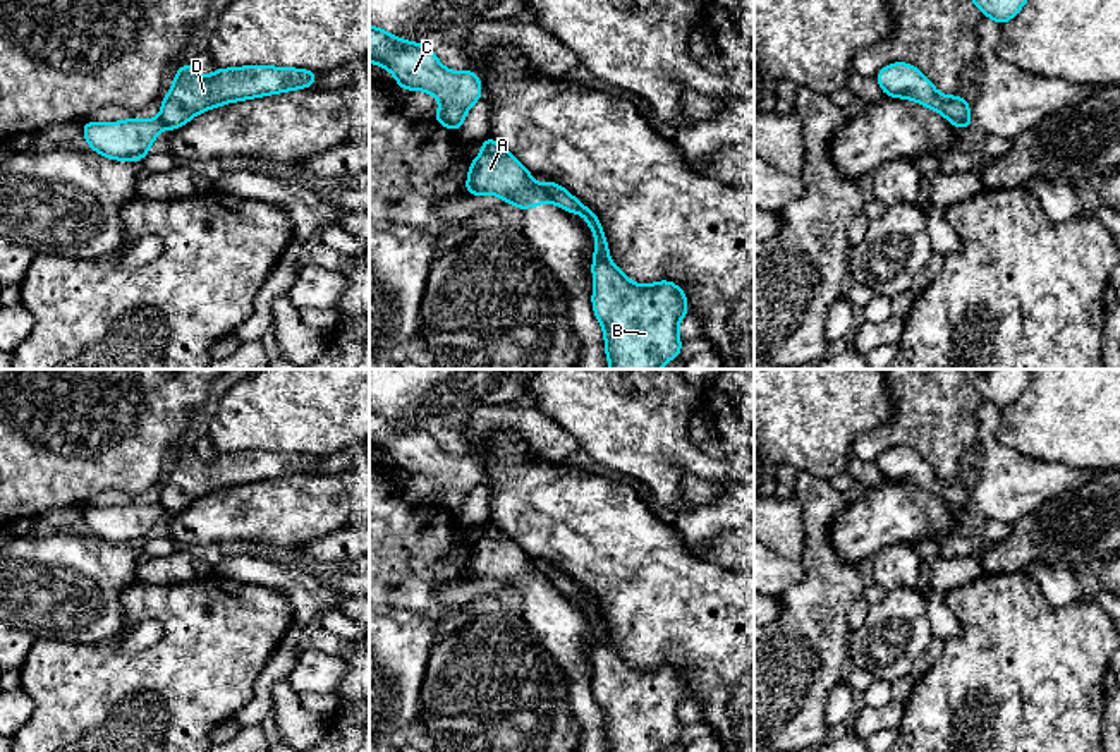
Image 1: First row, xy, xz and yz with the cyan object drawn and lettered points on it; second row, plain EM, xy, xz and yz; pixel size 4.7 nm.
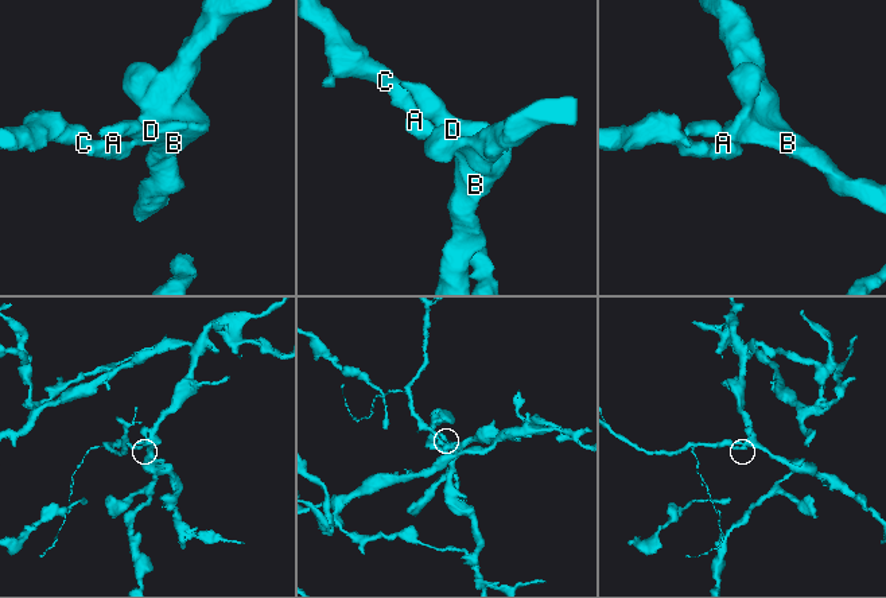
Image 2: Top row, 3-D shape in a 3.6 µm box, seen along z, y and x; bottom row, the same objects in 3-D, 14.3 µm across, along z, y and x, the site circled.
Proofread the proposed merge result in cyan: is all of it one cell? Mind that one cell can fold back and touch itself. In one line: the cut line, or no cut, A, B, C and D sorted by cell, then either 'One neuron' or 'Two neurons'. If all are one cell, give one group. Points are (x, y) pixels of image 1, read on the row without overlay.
Split along xz (543, 572), (550, 584). Groups: A C / B D. Two neurons

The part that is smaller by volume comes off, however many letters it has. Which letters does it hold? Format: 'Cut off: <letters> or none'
Cut off: A, C

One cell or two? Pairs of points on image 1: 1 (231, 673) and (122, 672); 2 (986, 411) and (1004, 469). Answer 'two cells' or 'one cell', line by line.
1: one cell
2: one cell

